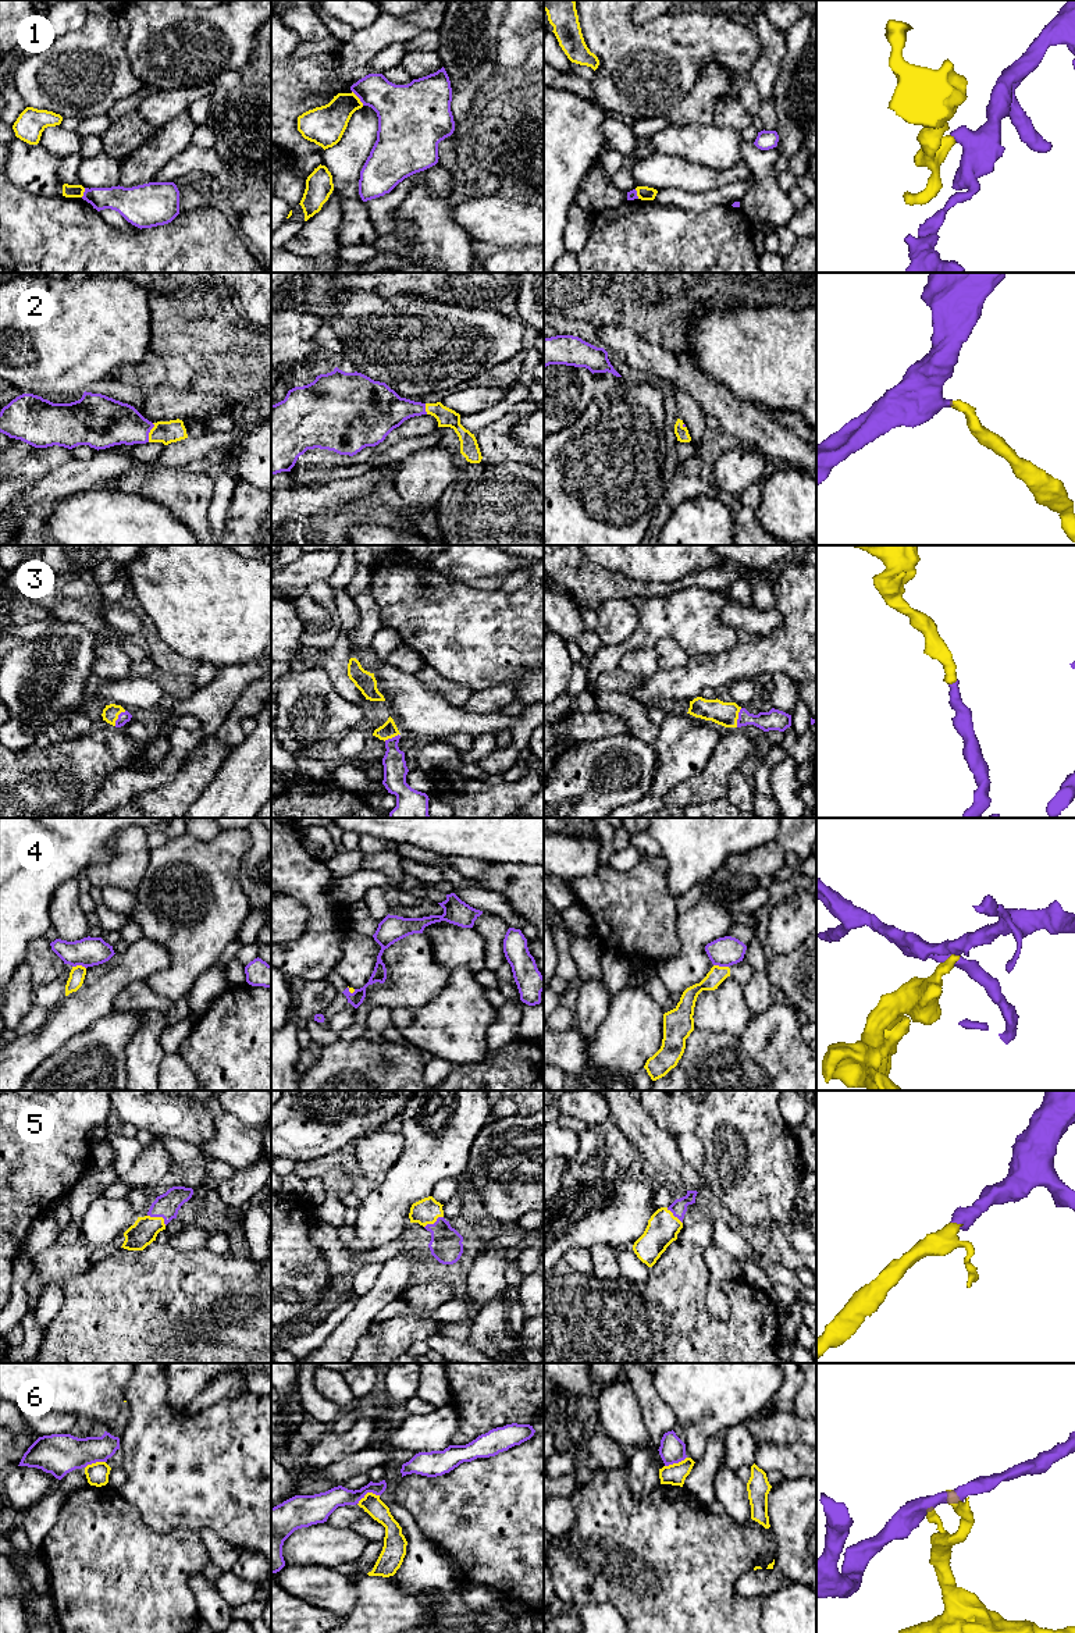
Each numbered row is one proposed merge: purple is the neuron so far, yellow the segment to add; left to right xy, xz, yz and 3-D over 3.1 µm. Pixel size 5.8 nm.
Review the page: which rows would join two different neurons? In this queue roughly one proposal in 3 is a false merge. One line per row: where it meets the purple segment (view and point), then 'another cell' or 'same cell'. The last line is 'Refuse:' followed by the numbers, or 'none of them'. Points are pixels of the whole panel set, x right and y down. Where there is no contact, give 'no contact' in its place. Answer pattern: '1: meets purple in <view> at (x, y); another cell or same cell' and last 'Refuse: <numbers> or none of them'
1: meets purple in xz at (358, 96); another cell
2: meets purple in xy at (149, 431); same cell
3: meets purple in yz at (739, 718); same cell
4: meets purple in yz at (721, 966); another cell
5: meets purple in xy at (159, 1216); same cell
6: meets purple in xz at (367, 1491); another cell
Refuse: 1, 4, 6

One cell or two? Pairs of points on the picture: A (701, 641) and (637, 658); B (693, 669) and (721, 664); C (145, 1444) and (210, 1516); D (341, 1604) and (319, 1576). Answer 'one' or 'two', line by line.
A: two
B: one
C: one
D: one

